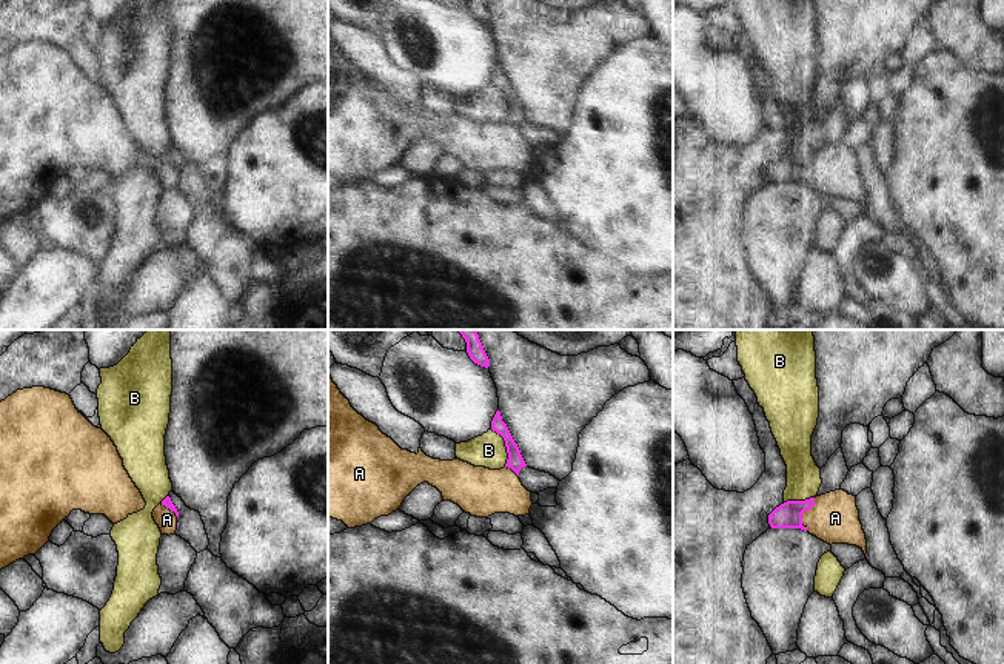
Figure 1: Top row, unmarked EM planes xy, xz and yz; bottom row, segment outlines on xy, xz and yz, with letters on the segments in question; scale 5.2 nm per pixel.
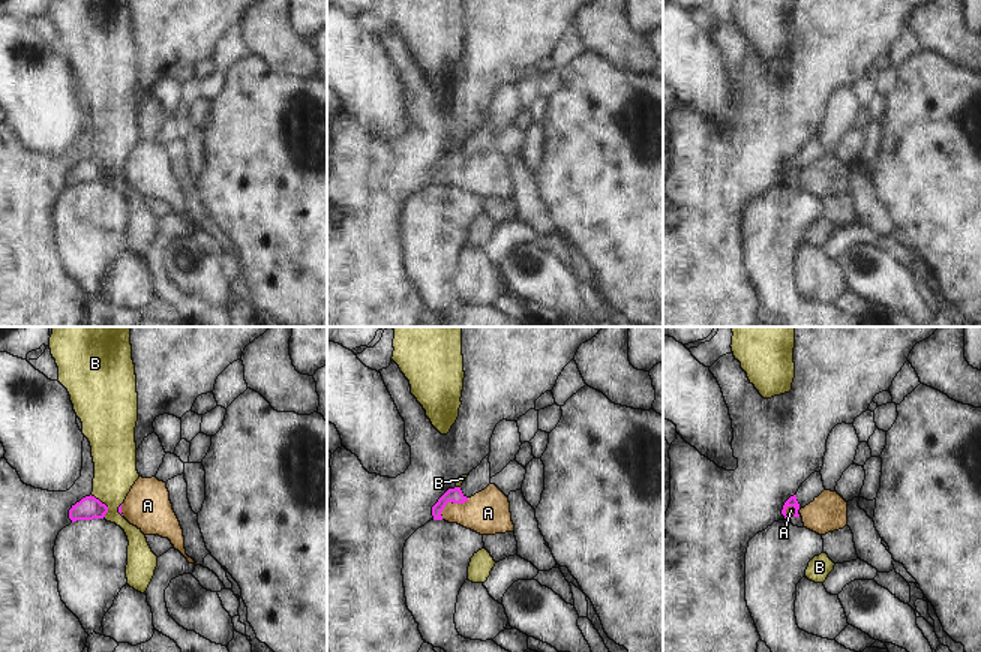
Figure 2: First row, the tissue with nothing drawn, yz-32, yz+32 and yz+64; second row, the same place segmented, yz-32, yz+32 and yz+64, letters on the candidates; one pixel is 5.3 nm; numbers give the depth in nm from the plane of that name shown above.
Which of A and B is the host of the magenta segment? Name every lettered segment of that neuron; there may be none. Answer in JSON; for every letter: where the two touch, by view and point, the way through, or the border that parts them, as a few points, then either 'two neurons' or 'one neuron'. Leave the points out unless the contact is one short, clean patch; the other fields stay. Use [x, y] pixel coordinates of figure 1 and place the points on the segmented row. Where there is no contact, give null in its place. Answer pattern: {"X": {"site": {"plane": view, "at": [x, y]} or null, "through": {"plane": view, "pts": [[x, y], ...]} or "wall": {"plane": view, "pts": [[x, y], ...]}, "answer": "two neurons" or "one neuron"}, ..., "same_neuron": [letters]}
{"A": {"site": {"plane": "yz", "at": [803, 512]}, "through": {"plane": "yz", "pts": [[789, 515], [803, 512], [835, 518]]}, "answer": "one neuron"}, "B": {"site": {"plane": "xz", "at": [505, 446]}, "wall": {"plane": "xz", "pts": [[491, 429], [504, 441], [505, 466]]}, "answer": "two neurons"}, "same_neuron": ["A"]}

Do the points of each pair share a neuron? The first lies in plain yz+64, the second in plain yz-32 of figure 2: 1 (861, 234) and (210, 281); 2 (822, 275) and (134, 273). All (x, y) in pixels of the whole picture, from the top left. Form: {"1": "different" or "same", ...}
{"1": "different", "2": "same"}

